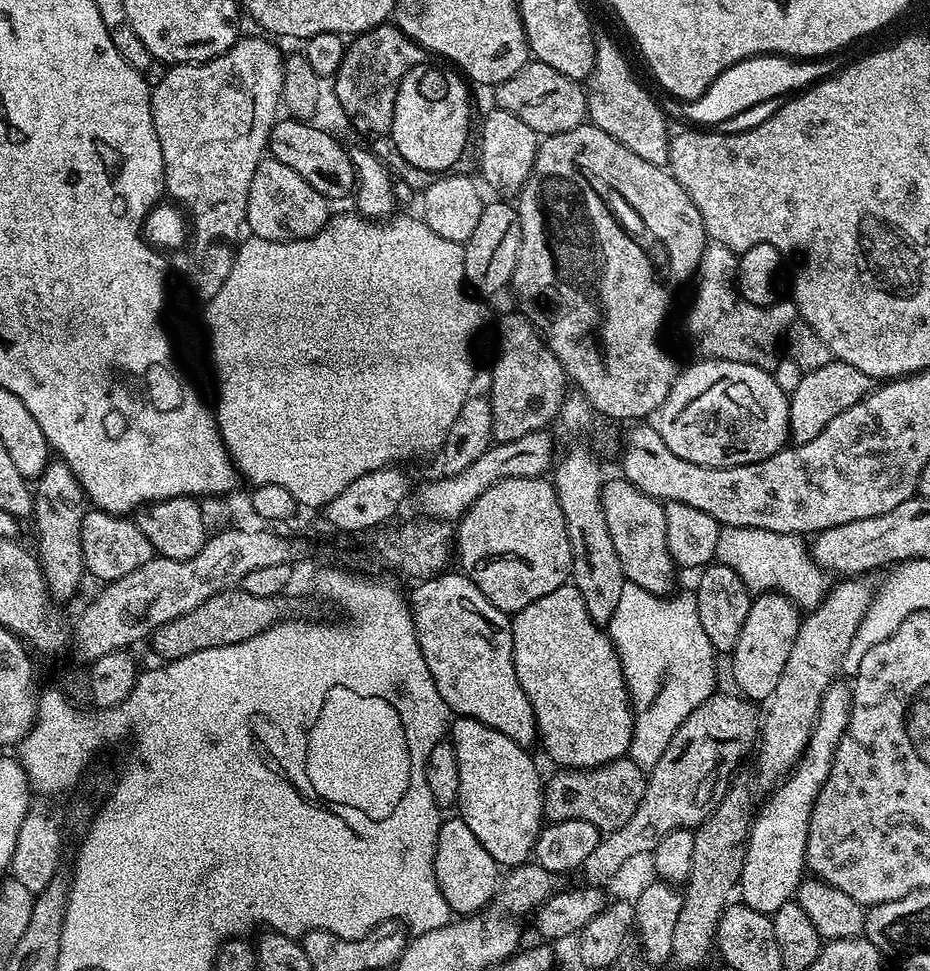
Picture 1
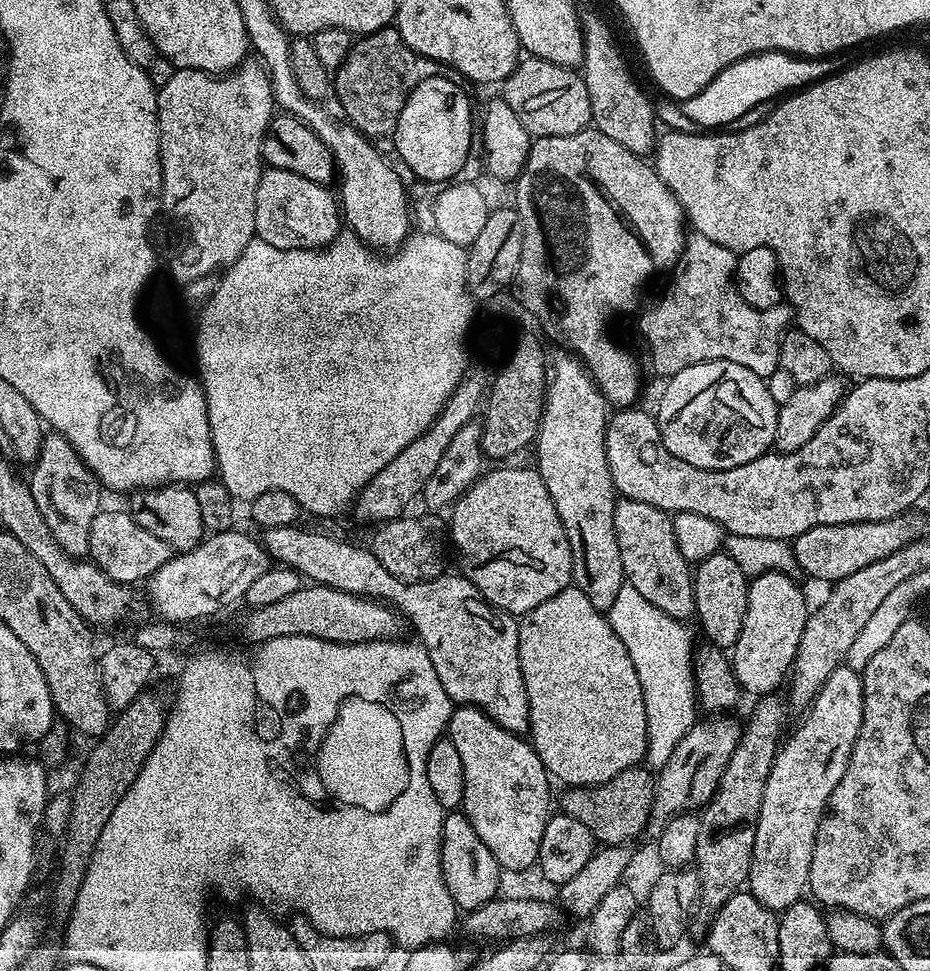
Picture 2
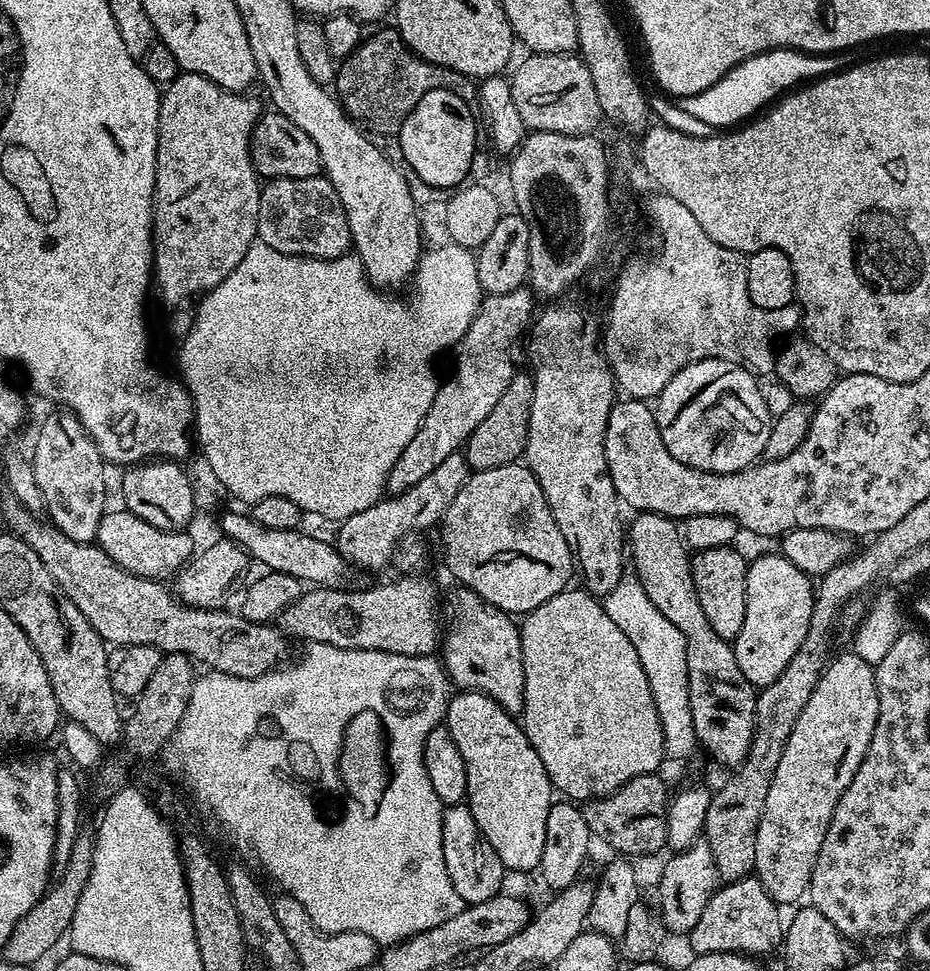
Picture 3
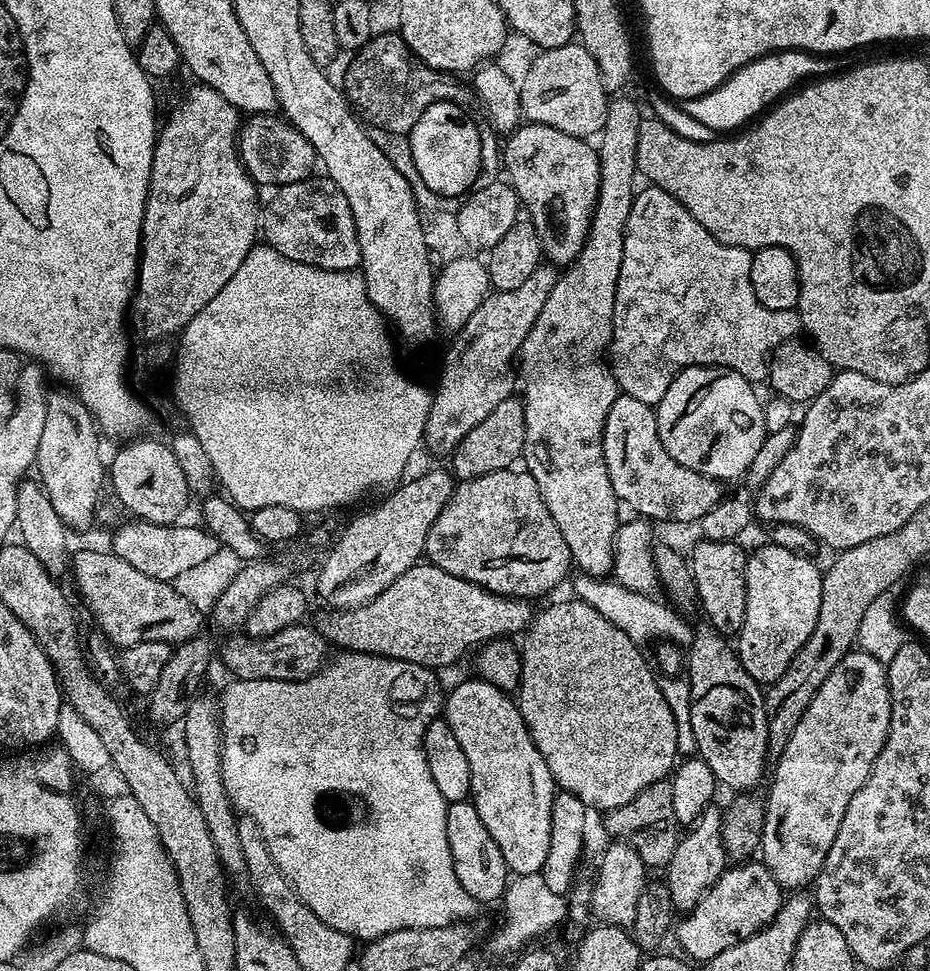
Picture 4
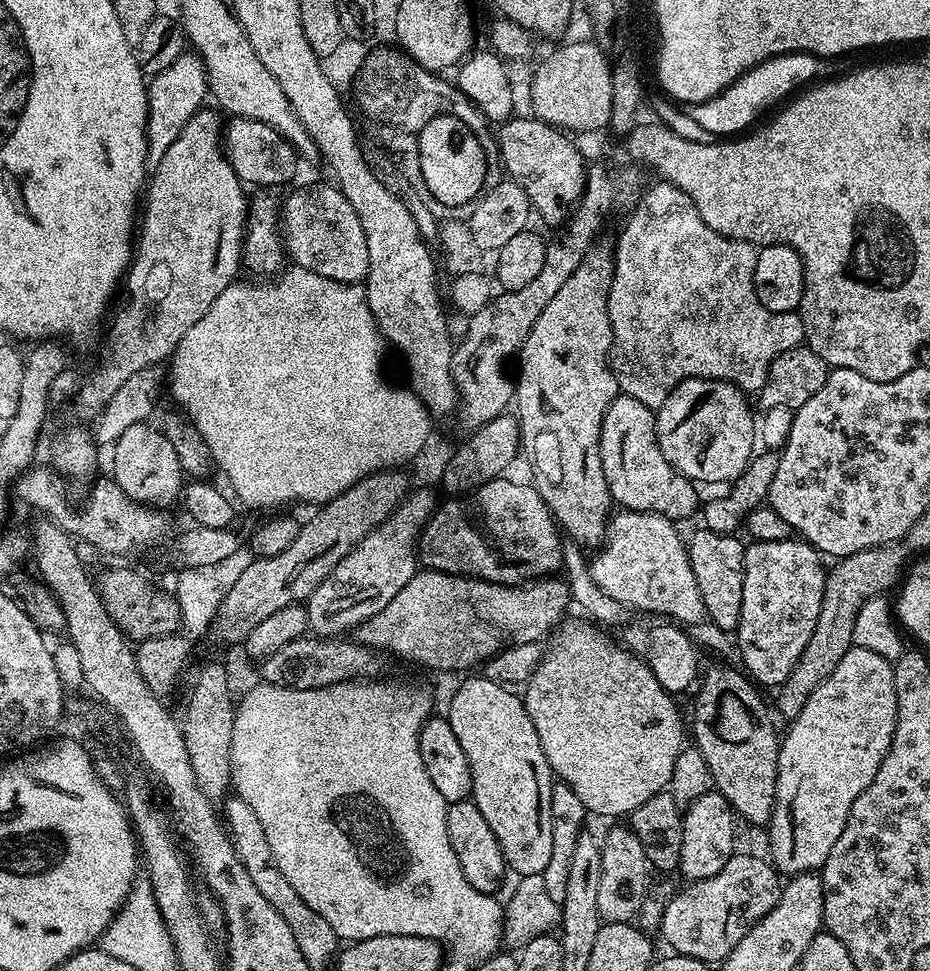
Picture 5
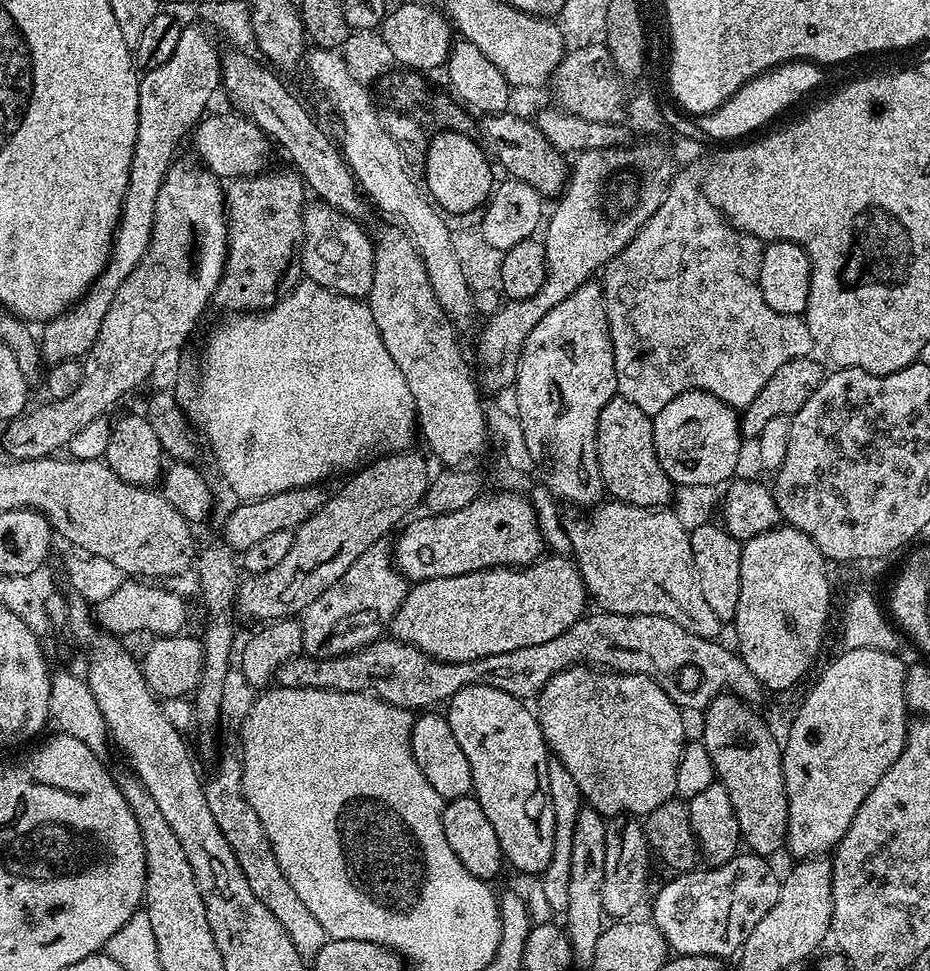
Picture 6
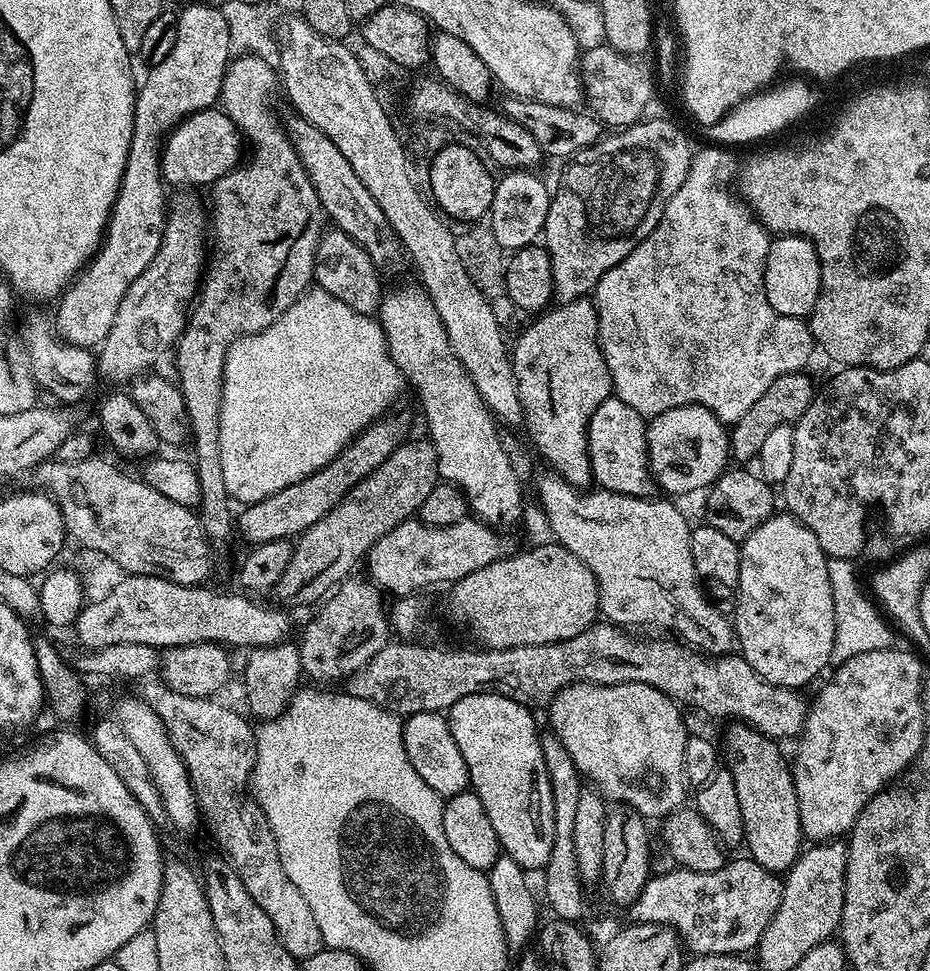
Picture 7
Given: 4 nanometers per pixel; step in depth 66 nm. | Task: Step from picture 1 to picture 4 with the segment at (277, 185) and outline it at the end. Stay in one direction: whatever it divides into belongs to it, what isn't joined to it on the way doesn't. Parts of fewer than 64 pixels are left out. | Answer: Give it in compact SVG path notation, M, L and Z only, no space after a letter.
M309 178L279 185L276 192L262 208L262 236L268 247L278 250L280 256L294 262L318 266L322 270L351 272L361 267L358 230L354 226L354 214L350 214L350 202L334 181L321 178Z

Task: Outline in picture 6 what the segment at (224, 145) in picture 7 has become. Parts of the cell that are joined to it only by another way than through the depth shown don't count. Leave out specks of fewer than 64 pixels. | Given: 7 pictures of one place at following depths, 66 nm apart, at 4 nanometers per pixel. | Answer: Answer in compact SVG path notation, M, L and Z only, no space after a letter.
M235 110L227 111L213 111L196 125L190 136L190 144L196 147L195 159L224 182L238 180L242 176L259 176L269 171L271 164L268 163L272 160L274 145L268 135L247 116Z

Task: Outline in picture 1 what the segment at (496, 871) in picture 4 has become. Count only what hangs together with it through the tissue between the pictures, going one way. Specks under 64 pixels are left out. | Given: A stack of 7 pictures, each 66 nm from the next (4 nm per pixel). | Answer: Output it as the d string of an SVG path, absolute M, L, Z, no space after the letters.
M459 818L445 819L438 830L438 842L434 854L434 874L442 898L452 907L456 914L476 914L488 907L498 891L498 865L490 858L486 846L474 838L474 833L466 822Z

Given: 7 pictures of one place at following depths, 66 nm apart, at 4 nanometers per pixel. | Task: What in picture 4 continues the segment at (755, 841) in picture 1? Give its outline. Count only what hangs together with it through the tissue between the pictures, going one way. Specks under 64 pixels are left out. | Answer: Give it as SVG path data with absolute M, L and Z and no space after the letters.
M847 652L842 662L834 666L830 678L822 682L810 706L806 706L806 714L802 714L798 726L794 726L794 734L790 734L786 750L782 750L775 761L776 773L772 776L772 785L766 795L764 829L758 852L762 863L770 870L781 889L804 890L807 884L809 887L815 881L816 875L822 870L822 862L826 862L826 854L830 854L830 846L834 846L838 826L842 826L842 814L846 814L850 798L858 794L858 786L866 782L889 730L890 690L886 665L869 652Z

